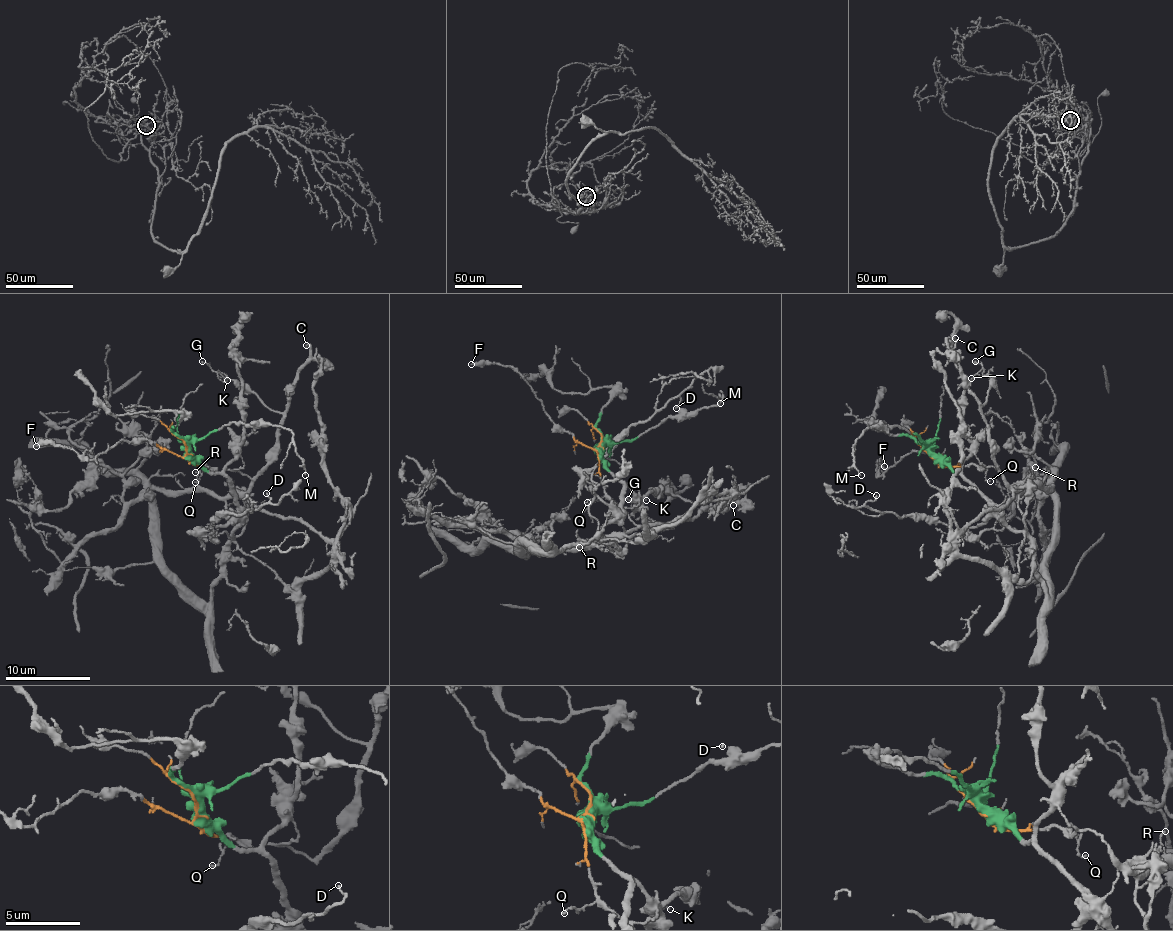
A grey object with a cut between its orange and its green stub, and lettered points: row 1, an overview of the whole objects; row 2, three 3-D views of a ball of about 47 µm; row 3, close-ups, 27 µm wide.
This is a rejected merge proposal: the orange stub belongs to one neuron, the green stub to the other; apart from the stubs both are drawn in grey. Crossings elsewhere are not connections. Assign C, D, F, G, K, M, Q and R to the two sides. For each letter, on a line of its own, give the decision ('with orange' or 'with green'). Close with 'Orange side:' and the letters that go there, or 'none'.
C: with orange
D: with green
F: with orange
G: with orange
K: with orange
M: with green
Q: with orange
R: with orange
Orange side: C, F, G, K, Q, R

